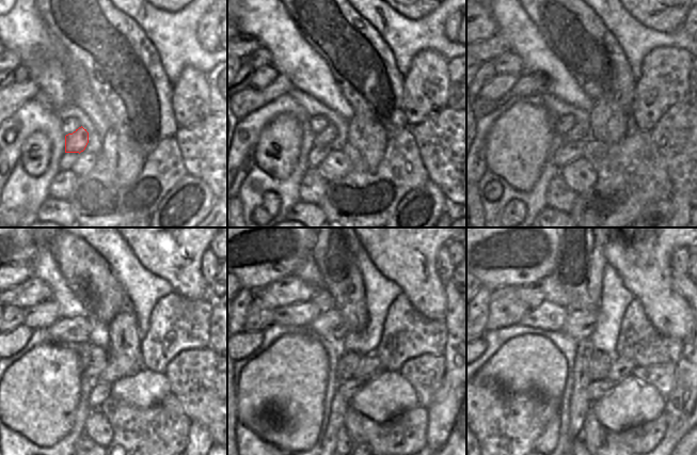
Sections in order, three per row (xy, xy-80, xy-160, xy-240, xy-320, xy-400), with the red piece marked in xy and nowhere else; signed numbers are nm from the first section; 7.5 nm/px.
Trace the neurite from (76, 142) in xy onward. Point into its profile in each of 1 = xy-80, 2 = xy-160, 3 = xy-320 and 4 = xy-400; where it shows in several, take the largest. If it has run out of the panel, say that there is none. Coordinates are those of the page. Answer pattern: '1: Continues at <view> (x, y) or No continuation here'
1: Continues at xy-80 (326, 137)
2: Continues at xy-160 (576, 132)
3: Continues at xy-320 (369, 367)
4: Continues at xy-400 (620, 367).

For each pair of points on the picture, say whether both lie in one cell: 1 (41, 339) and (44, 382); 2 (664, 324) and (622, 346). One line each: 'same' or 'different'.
1: different
2: different

